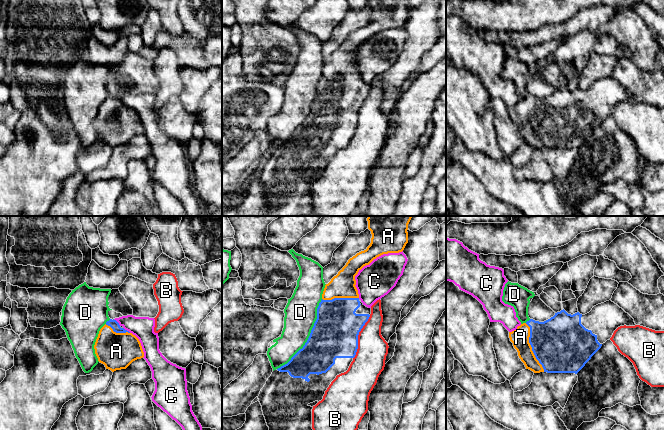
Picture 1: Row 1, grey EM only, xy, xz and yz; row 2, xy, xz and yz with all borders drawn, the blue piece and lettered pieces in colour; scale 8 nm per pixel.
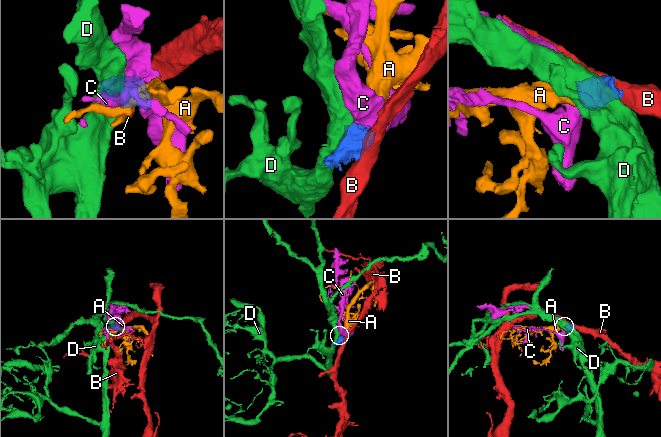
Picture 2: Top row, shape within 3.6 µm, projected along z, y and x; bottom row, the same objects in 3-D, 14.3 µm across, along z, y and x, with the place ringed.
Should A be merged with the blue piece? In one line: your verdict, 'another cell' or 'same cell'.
same cell

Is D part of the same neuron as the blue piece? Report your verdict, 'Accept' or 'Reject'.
Reject

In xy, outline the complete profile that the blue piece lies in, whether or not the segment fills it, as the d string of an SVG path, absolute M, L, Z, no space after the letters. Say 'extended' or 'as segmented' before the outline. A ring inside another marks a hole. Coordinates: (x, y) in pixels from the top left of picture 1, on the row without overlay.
extended; M114 95L100 105L94 125L98 137L112 148L126 145L133 137L144 133L139 115Z

